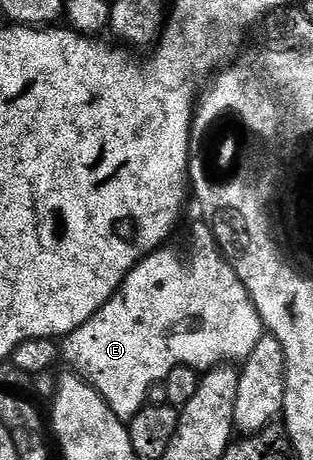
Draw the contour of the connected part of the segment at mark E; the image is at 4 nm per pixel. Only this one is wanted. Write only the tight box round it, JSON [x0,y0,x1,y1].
[63,220,266,420]

